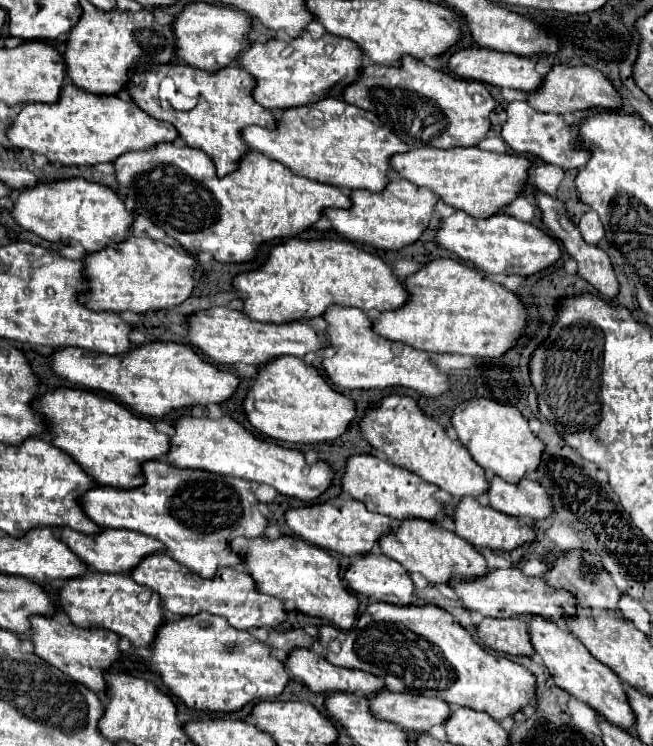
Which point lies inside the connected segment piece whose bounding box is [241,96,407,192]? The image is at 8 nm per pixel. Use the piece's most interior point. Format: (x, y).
(329, 141)

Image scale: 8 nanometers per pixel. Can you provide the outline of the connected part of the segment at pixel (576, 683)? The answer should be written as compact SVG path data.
M527 616L527 624L529 624L529 636L531 636L531 644L535 648L535 652L541 656L543 664L547 666L547 670L551 672L555 684L563 690L567 690L569 694L573 694L575 698L583 700L585 704L589 704L591 708L599 710L609 722L629 730L633 726L633 714L631 708L627 704L627 696L625 696L625 684L619 682L619 676L605 666L603 662L599 662L583 644L581 640L577 640L569 630L557 626L555 622L551 622L549 618L537 618L537 616Z

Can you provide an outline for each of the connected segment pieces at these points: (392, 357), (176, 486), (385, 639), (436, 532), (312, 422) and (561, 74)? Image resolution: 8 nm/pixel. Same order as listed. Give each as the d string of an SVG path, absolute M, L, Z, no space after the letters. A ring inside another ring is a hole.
M331 304L323 312L323 320L327 322L327 346L333 348L333 356L323 358L323 370L335 386L347 390L383 390L393 386L405 386L423 396L439 396L449 388L447 374L439 372L431 364L427 352L415 350L403 342L391 342L387 338L377 336L371 330L369 316L361 310Z
M163 460L143 462L141 472L145 484L137 488L121 490L99 484L89 488L79 500L83 512L101 528L127 528L159 540L175 562L205 578L213 576L217 566L239 564L239 556L229 548L233 538L263 536L267 518L261 514L249 482L205 470L175 468Z
M371 602L361 616L357 616L355 626L351 630L339 630L331 624L319 626L317 642L323 646L323 656L331 664L337 666L349 666L359 668L365 672L375 674L377 678L383 678L385 688L393 692L407 692L407 694L421 694L421 696L433 696L445 700L449 706L469 706L473 710L487 712L495 720L501 720L505 716L515 714L521 706L527 706L529 696L535 692L535 676L525 670L523 666L515 664L513 660L505 656L491 654L483 650L473 636L453 620L453 616L435 604L407 604L407 606L395 606L389 602ZM339 638L339 650L335 654L329 654L329 642Z
M423 518L401 520L399 528L393 528L389 534L383 534L379 538L379 550L385 556L397 560L407 572L419 572L433 584L449 582L451 576L477 578L489 570L485 558L475 550L473 544L459 538L455 532L449 532L439 524L433 524Z
M297 356L273 358L271 362L259 366L257 378L253 380L253 386L247 390L247 396L243 400L243 410L255 430L259 430L271 438L293 442L293 444L313 444L313 442L335 440L345 432L347 424L355 418L355 404L349 398L345 398L343 394L335 392L329 386L329 382L321 376L319 370L315 370L313 366L307 366Z
M555 64L541 82L541 88L525 94L527 104L539 112L555 112L565 114L573 110L585 110L585 108L619 108L621 98L617 90L611 86L611 82L595 68L589 66L563 66Z

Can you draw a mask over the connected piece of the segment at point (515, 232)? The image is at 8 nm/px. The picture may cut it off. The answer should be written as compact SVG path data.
M455 210L453 216L441 220L439 228L435 230L435 242L457 254L463 262L473 262L477 270L489 274L529 276L551 266L561 256L559 244L547 232L529 222L519 222L507 214L471 218L465 212Z

